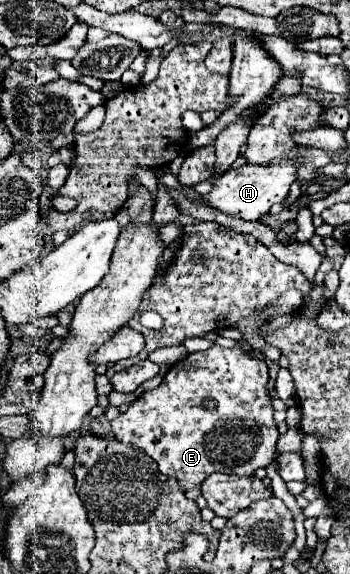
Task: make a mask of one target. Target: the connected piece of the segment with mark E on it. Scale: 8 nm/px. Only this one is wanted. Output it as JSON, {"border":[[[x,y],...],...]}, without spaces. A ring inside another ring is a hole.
{"border":[[[212,345],[212,347],[206,349],[206,351],[192,353],[192,359],[186,357],[184,361],[172,365],[172,367],[168,369],[168,373],[164,375],[162,383],[160,383],[156,389],[144,391],[136,401],[132,401],[132,403],[128,405],[128,411],[120,413],[114,421],[110,421],[112,433],[114,433],[114,437],[116,437],[118,441],[130,443],[130,445],[142,449],[144,453],[148,453],[148,455],[158,463],[160,473],[164,473],[164,475],[168,475],[168,477],[174,477],[174,479],[182,485],[182,491],[190,491],[190,489],[198,487],[198,485],[200,485],[208,475],[212,475],[212,473],[234,473],[234,475],[240,475],[240,477],[242,477],[242,475],[252,475],[258,467],[266,467],[266,465],[276,457],[274,445],[276,445],[276,441],[278,441],[278,429],[276,429],[276,423],[274,423],[274,419],[272,419],[274,409],[272,409],[272,403],[270,403],[270,397],[266,395],[266,383],[268,383],[268,365],[266,365],[266,361],[252,359],[252,357],[248,357],[248,355],[246,355],[242,349],[238,349],[238,347],[226,349],[226,347],[220,347],[220,345]]]}

